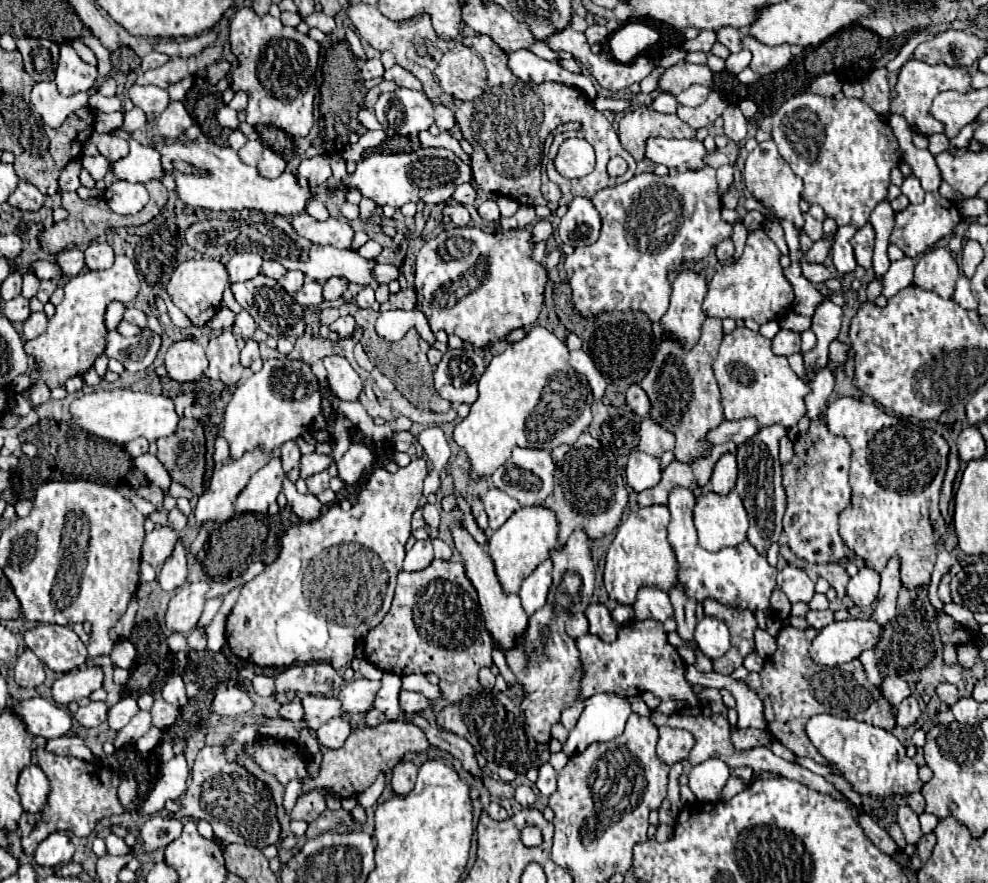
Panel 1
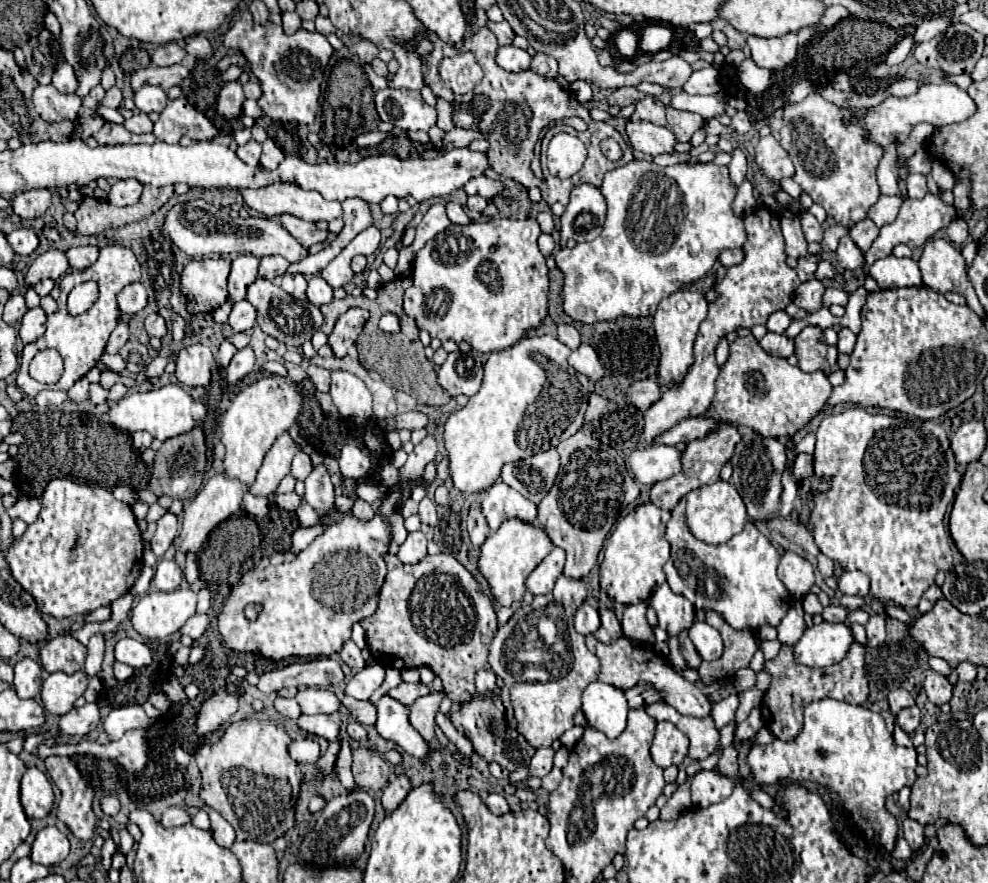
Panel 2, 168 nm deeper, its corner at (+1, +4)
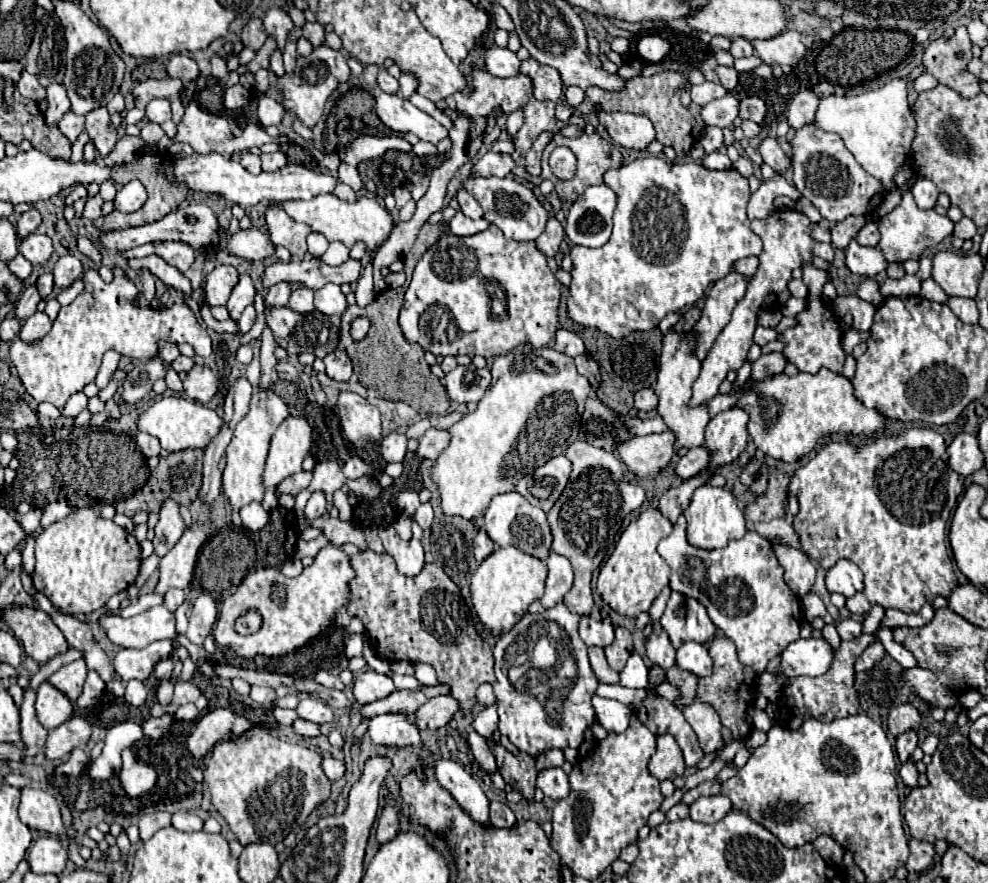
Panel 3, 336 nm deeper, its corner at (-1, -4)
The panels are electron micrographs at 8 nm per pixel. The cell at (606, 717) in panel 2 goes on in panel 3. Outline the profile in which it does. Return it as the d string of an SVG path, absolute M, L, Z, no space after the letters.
M598 695L592 697L592 705L596 709L596 715L600 719L600 725L610 733L620 733L628 727L632 709L620 701L614 699L602 699Z

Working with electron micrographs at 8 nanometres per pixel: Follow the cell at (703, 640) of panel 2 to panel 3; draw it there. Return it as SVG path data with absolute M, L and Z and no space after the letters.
M688 641L676 651L676 667L690 671L696 677L708 677L712 673L712 659L704 645Z

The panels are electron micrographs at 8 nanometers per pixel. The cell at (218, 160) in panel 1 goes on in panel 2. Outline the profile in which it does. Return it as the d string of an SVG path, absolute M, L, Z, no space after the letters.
M274 181L260 189L232 189L232 191L236 191L250 209L254 209L266 217L290 213L304 221L322 221L322 219L332 221L342 215L342 207L338 201L326 201L318 191L304 191L302 187L294 185L292 181Z

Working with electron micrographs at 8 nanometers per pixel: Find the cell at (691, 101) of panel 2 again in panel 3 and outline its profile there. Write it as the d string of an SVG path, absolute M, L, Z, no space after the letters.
M728 93L726 97L714 99L712 103L704 105L702 107L702 119L706 125L716 125L716 127L724 129L736 121L738 109L740 109L738 99L732 93Z

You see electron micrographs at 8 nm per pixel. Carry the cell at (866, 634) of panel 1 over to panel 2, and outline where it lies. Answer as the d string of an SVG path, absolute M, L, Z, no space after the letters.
M828 623L806 627L804 635L794 645L794 657L808 667L828 667L840 663L854 643L854 633L848 623Z

